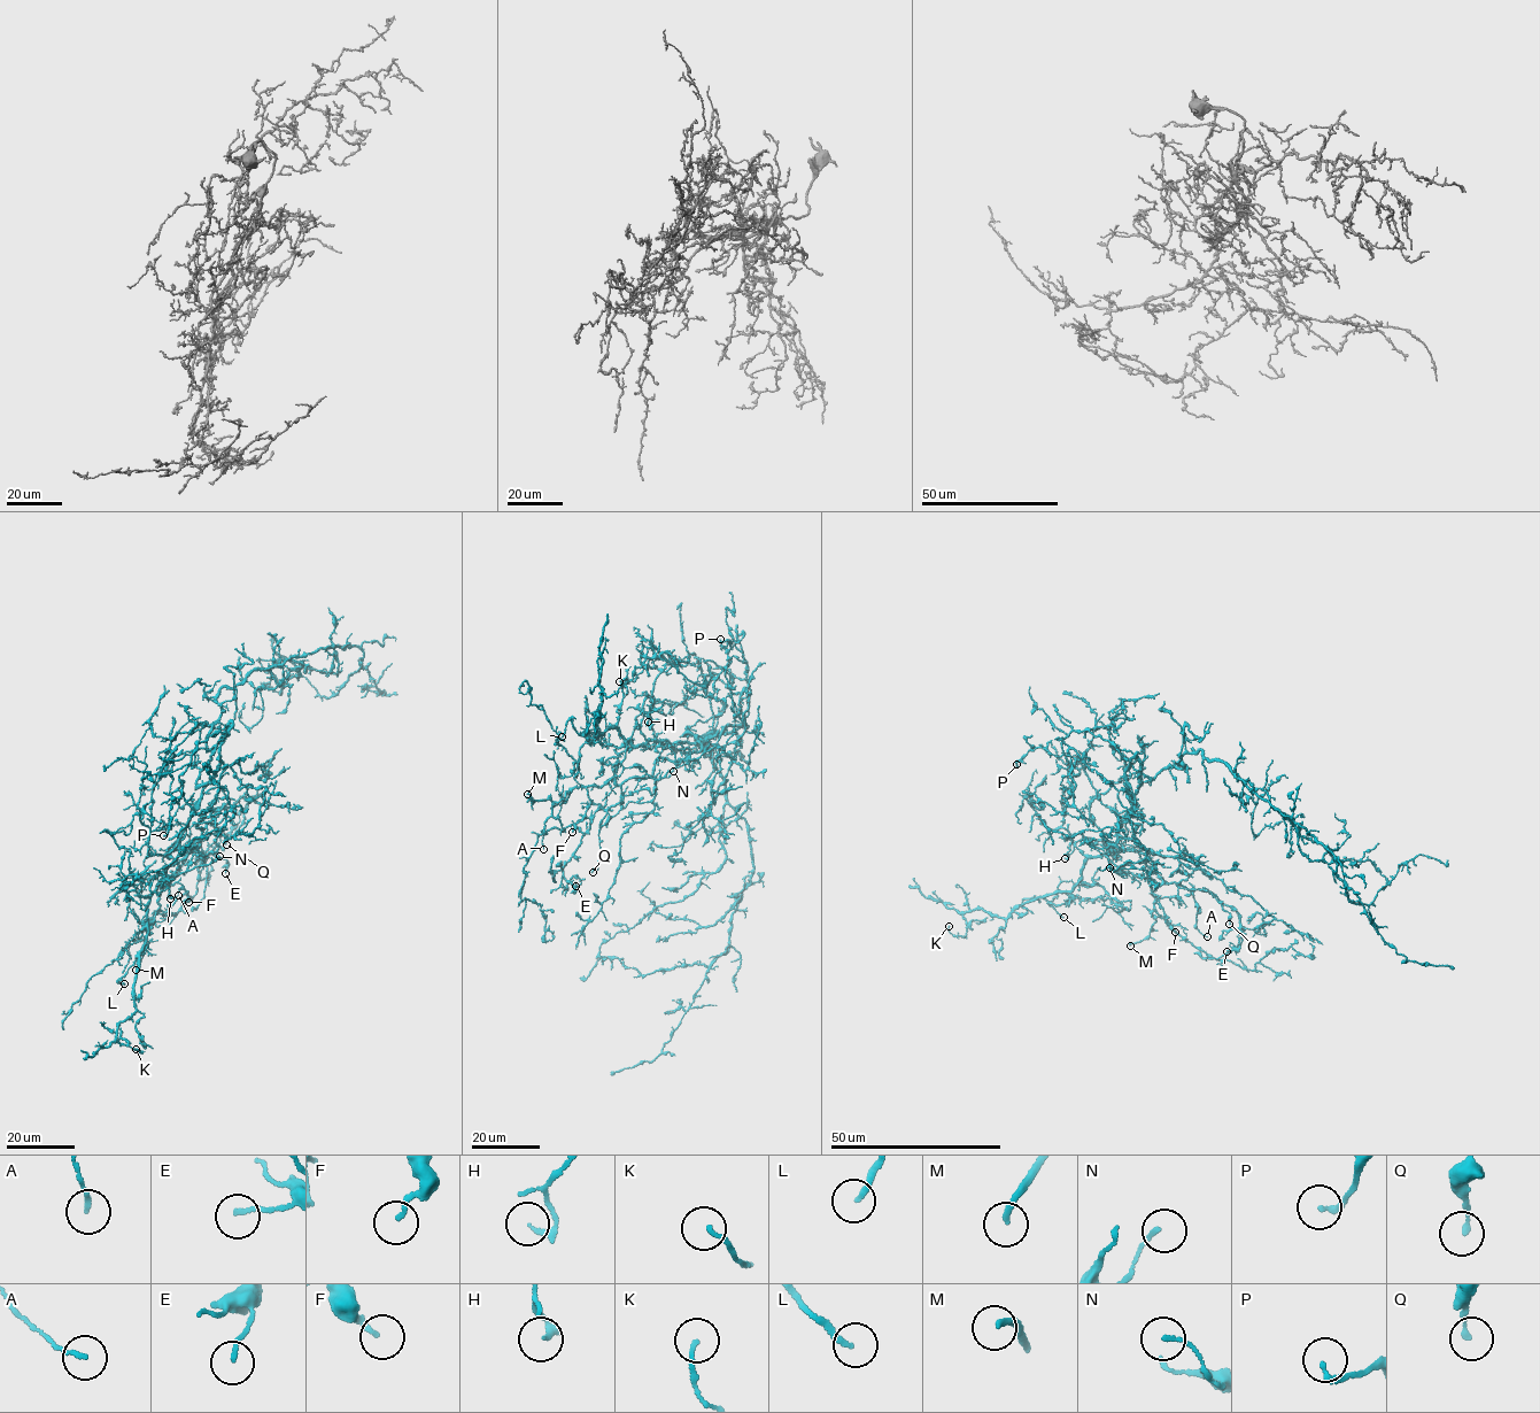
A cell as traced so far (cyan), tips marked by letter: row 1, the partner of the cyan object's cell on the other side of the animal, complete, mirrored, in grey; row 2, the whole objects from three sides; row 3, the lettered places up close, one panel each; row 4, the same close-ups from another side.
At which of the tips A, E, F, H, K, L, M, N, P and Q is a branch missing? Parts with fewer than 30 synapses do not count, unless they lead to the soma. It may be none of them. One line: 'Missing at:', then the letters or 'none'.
Missing at: M

